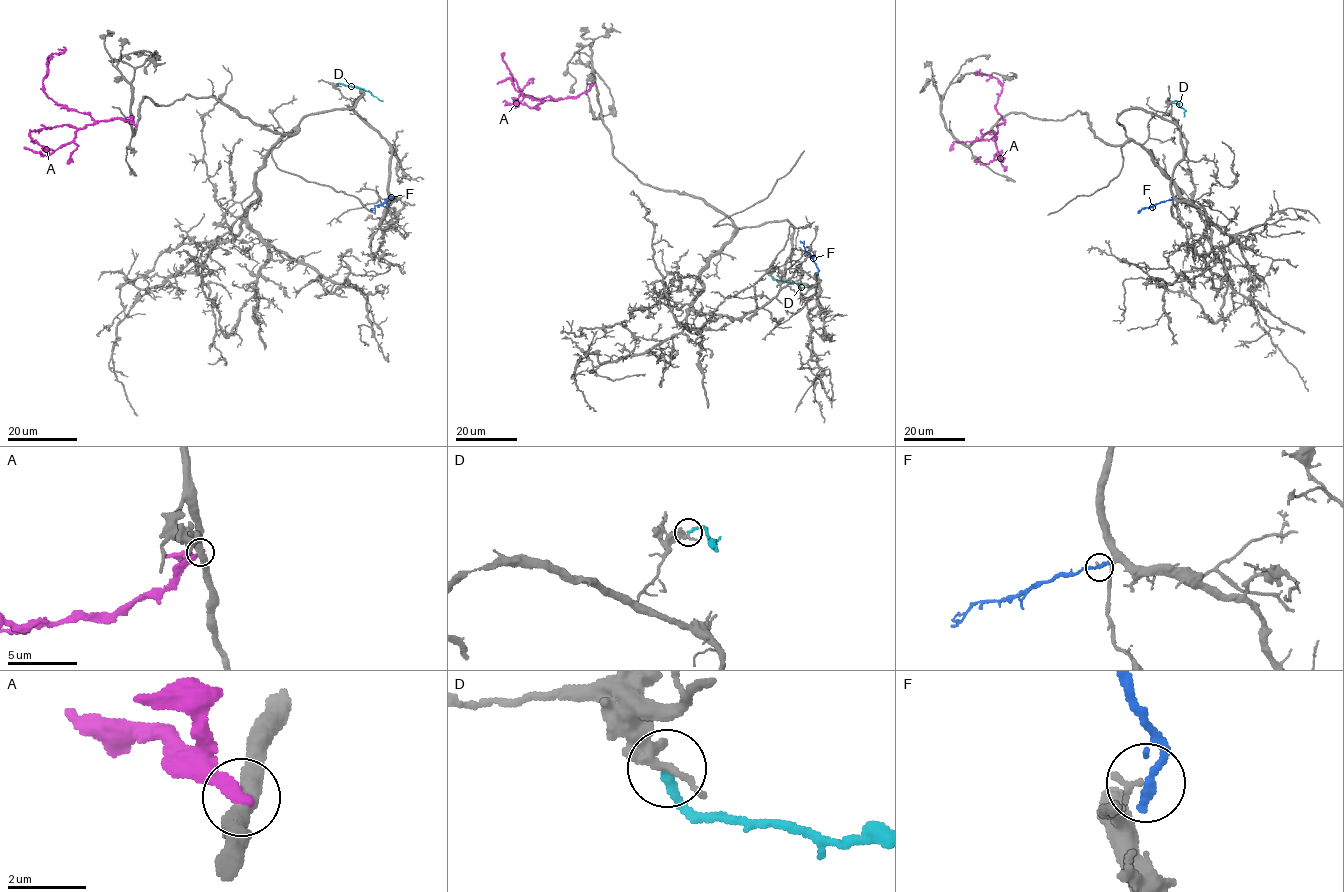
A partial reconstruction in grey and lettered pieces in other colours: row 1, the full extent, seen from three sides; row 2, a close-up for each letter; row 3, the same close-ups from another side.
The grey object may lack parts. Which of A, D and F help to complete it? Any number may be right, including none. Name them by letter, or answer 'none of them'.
none of them

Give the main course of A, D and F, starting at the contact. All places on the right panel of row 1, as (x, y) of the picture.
A: (980, 138), (995, 133), (1004, 120), (996, 107), (1002, 84), (978, 75), (978, 70)
D: (1173, 101), (1185, 111), (1183, 116)
F: (1170, 200), (1138, 211)

